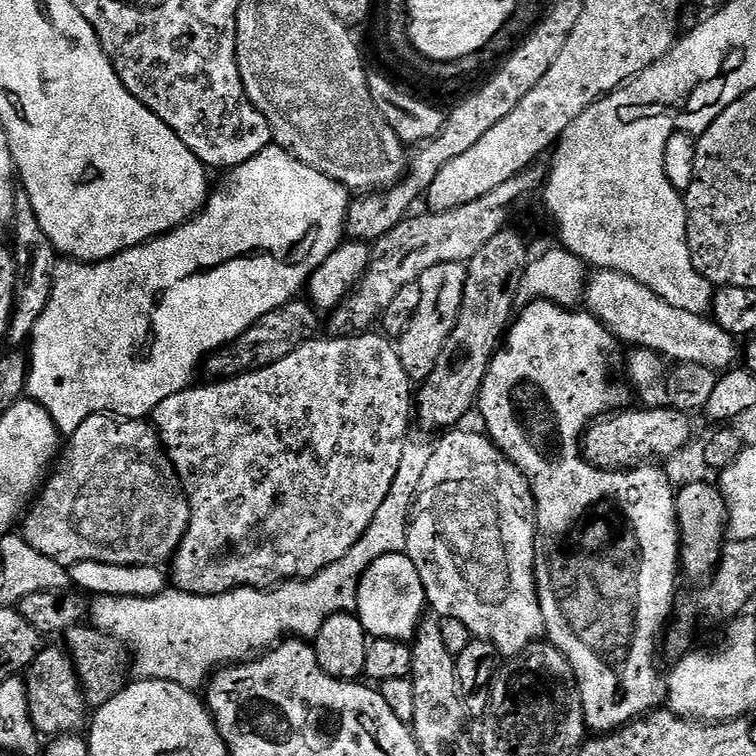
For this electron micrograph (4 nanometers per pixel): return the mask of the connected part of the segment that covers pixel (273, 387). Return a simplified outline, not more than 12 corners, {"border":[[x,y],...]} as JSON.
{"border":[[384,334],[307,340],[151,423],[175,591],[342,558],[398,474]]}

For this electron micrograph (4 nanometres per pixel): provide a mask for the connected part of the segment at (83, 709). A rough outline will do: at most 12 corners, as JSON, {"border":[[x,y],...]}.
{"border":[[45,647],[26,669],[41,737],[79,733],[90,716],[69,653]]}

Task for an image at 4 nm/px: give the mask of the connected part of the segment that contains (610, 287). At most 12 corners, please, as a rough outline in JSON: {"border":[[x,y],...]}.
{"border":[[622,272],[587,281],[592,315],[628,346],[728,370],[737,337]]}

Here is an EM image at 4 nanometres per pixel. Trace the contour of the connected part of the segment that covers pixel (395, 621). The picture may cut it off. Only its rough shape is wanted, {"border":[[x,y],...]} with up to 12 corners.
{"border":[[407,553],[365,570],[356,615],[373,639],[415,637],[427,607]]}

